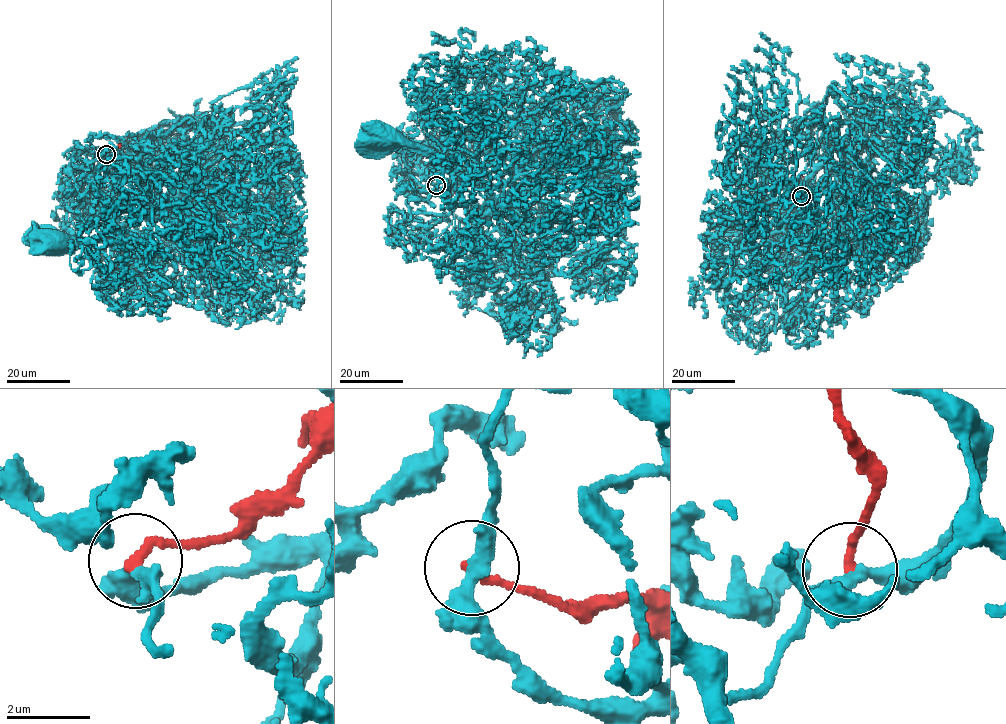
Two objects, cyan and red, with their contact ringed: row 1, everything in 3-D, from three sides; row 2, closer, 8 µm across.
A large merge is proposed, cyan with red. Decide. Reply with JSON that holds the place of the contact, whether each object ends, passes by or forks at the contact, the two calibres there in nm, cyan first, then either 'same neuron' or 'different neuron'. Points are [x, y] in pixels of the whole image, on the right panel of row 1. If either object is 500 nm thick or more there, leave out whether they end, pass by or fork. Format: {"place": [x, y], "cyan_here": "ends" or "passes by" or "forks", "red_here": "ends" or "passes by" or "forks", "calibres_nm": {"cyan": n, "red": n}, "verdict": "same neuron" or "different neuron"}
{"place": [801, 196], "cyan_here": "passes by", "red_here": "ends", "calibres_nm": {"cyan": 360, "red": 260}, "verdict": "different neuron"}

